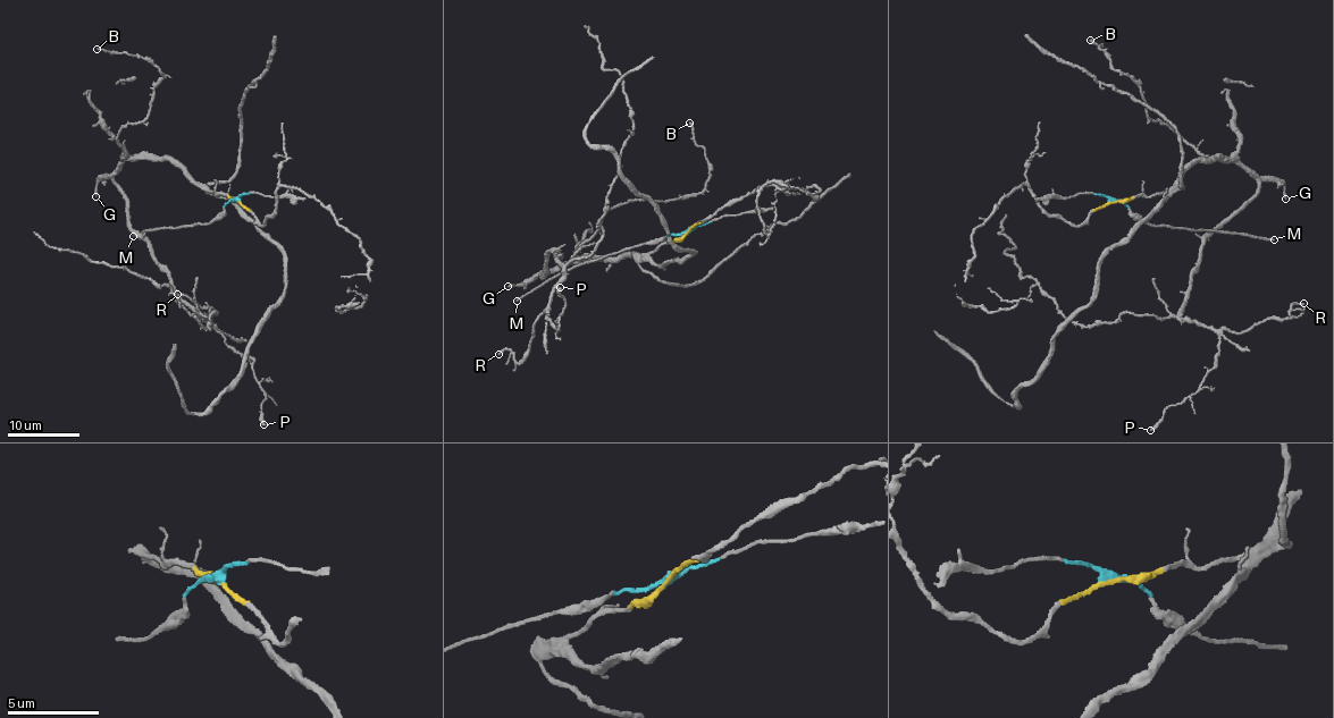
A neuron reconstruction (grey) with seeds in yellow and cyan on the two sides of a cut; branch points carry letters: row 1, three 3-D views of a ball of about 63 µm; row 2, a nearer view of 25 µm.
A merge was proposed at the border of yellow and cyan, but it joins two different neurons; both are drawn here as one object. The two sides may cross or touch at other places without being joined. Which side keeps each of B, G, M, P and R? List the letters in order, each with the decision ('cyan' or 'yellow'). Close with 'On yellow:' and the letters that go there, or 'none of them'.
B: yellow
G: yellow
M: cyan
P: yellow
R: yellow
On yellow: B, G, P, R

